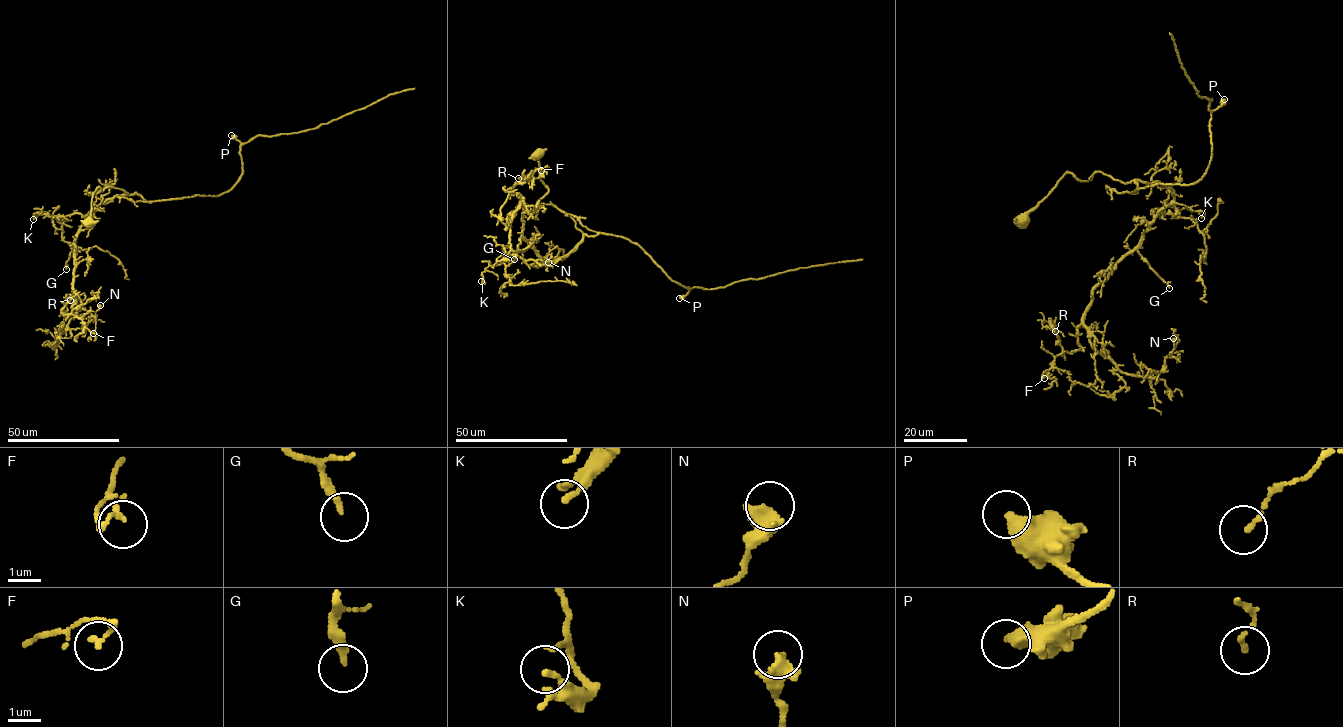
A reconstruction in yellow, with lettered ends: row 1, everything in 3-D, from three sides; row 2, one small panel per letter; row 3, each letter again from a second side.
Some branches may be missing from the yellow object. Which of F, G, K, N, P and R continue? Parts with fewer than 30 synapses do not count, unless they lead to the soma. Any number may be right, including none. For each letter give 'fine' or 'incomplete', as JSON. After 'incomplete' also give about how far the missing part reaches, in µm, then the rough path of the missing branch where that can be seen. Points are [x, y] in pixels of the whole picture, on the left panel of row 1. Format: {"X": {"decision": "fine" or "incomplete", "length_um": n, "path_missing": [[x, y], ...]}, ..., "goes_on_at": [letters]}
{"F": {"decision": "fine"}, "G": {"decision": "incomplete", "length_um": 40, "path_missing": [[66, 269], [64, 283], [69, 288], [78, 274], [67, 264], [70, 257]]}, "K": {"decision": "fine"}, "N": {"decision": "fine"}, "P": {"decision": "incomplete", "length_um": 45, "path_missing": [[231, 135], [216, 116], [223, 110], [264, 96]]}, "R": {"decision": "fine"}, "goes_on_at": ["G", "P"]}

